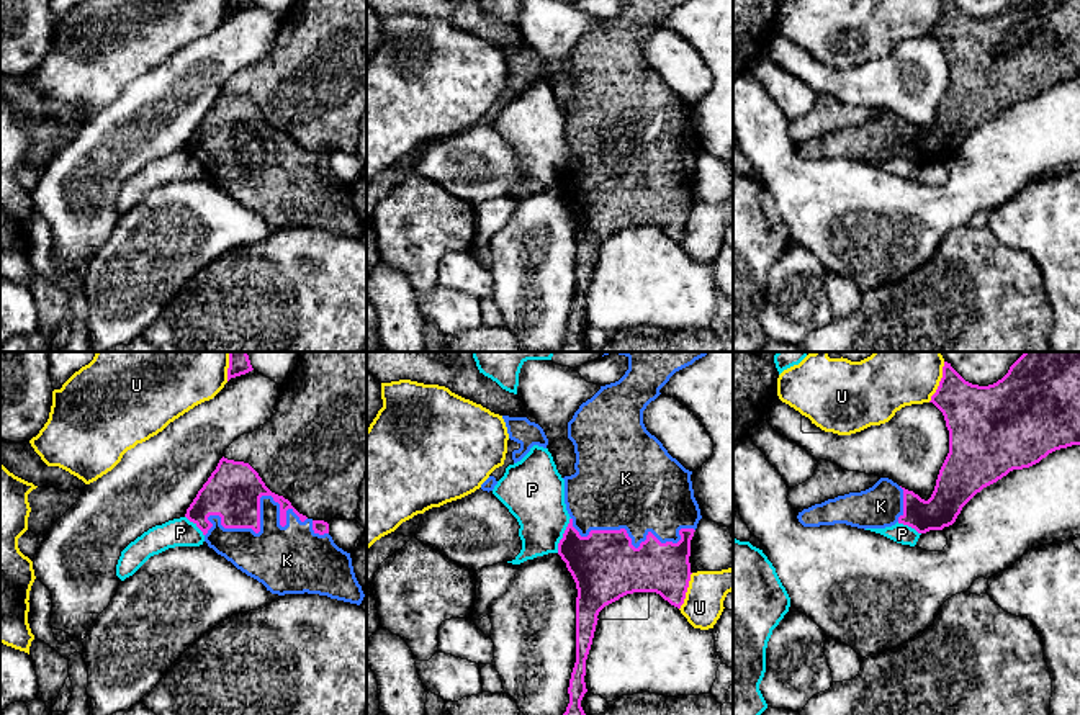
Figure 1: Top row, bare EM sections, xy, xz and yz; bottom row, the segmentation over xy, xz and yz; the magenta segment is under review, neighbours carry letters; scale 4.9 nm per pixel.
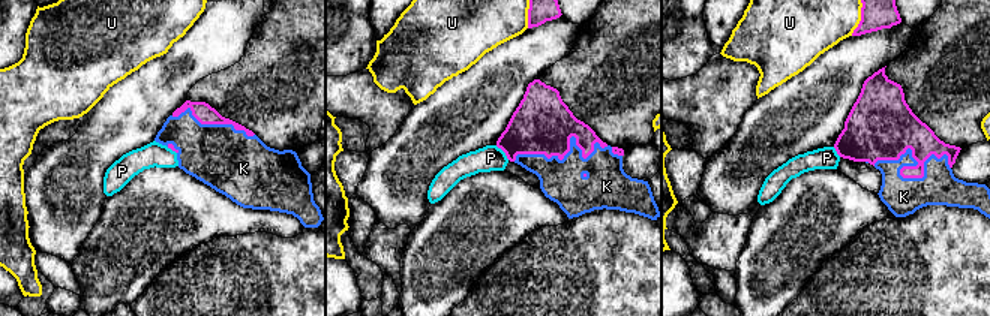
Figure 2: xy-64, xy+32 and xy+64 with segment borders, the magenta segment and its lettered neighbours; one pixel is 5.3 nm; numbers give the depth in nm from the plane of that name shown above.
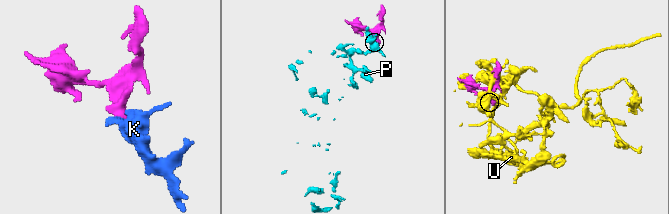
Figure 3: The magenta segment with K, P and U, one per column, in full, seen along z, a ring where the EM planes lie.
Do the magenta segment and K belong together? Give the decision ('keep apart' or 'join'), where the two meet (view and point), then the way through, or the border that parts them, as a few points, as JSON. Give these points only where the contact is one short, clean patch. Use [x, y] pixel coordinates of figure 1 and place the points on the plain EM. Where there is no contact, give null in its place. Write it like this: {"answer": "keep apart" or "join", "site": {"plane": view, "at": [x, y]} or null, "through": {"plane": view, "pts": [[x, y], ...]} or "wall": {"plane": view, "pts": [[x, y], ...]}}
{"answer": "join", "site": {"plane": "xy", "at": [259, 148]}}

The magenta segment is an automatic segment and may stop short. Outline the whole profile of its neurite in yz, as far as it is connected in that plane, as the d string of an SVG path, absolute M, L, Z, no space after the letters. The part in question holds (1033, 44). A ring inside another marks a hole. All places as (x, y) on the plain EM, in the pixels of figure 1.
M943 0L943 11L929 36L944 49L949 87L928 134L880 111L866 124L803 142L797 149L799 155L803 160L846 157L864 164L898 155L918 167L943 164L956 155L977 126L1010 105L1029 101L1055 83L1080 79L1080 0L1010 0L1001 13L988 20L972 18L952 0Z

